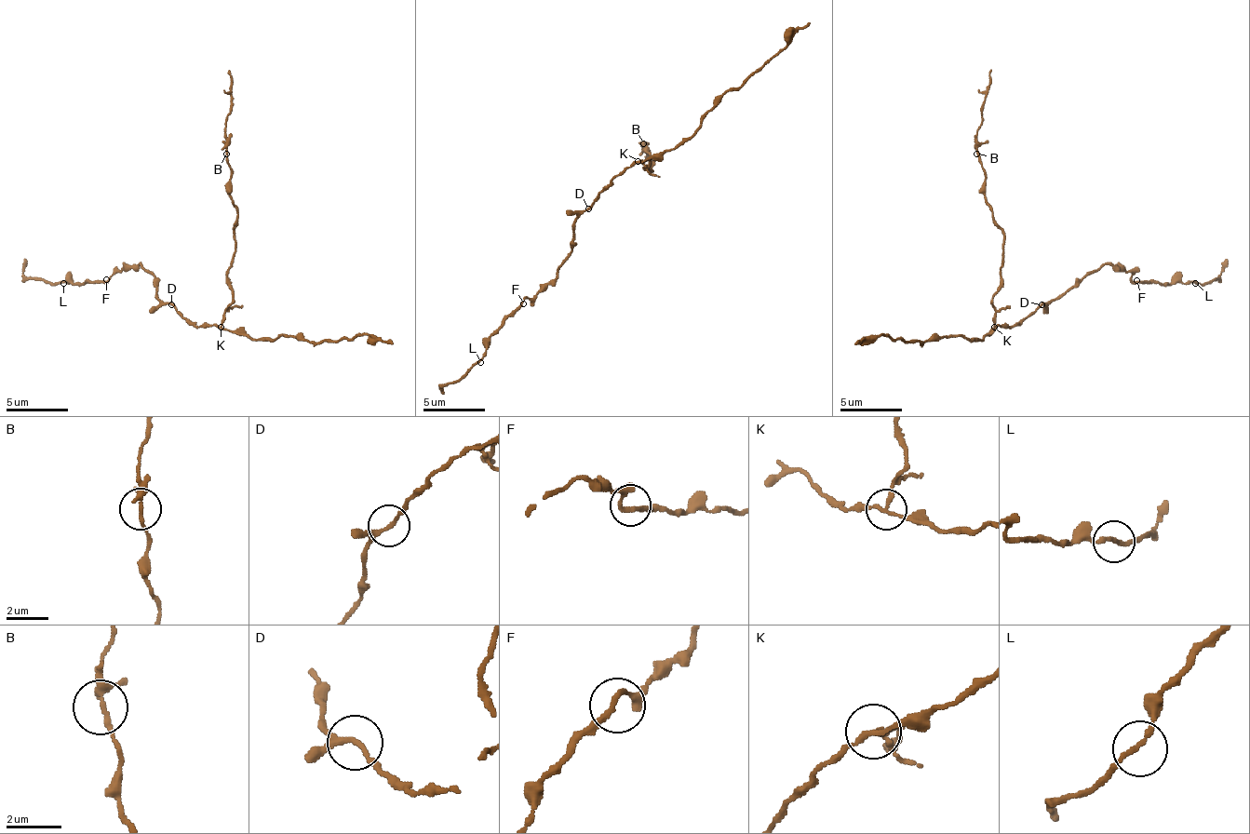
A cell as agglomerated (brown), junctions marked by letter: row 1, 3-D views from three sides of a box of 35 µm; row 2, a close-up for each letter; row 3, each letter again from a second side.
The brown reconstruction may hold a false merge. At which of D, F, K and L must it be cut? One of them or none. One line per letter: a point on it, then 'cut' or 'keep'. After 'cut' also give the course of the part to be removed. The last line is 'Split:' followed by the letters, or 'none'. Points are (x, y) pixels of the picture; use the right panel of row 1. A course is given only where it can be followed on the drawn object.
D: at (1041, 304); keep
F: at (1136, 280); keep
K: at (994, 327); cut; foreign part runs (995, 326), (991, 302), (1001, 283), (1004, 231), (986, 199), (976, 141), (991, 70)
L: at (1195, 283); keep
Split: K

